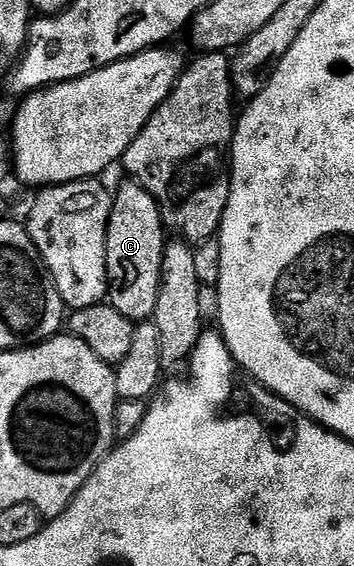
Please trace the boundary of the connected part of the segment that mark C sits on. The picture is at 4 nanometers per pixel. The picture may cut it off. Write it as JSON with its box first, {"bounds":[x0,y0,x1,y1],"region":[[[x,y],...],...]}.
{"bounds":[107,180,167,324],"region":[[[125,180],[113,194],[113,207],[107,224],[107,295],[108,305],[123,312],[135,324],[150,321],[161,283],[161,264],[167,231],[161,222],[161,207],[132,180]]]}

